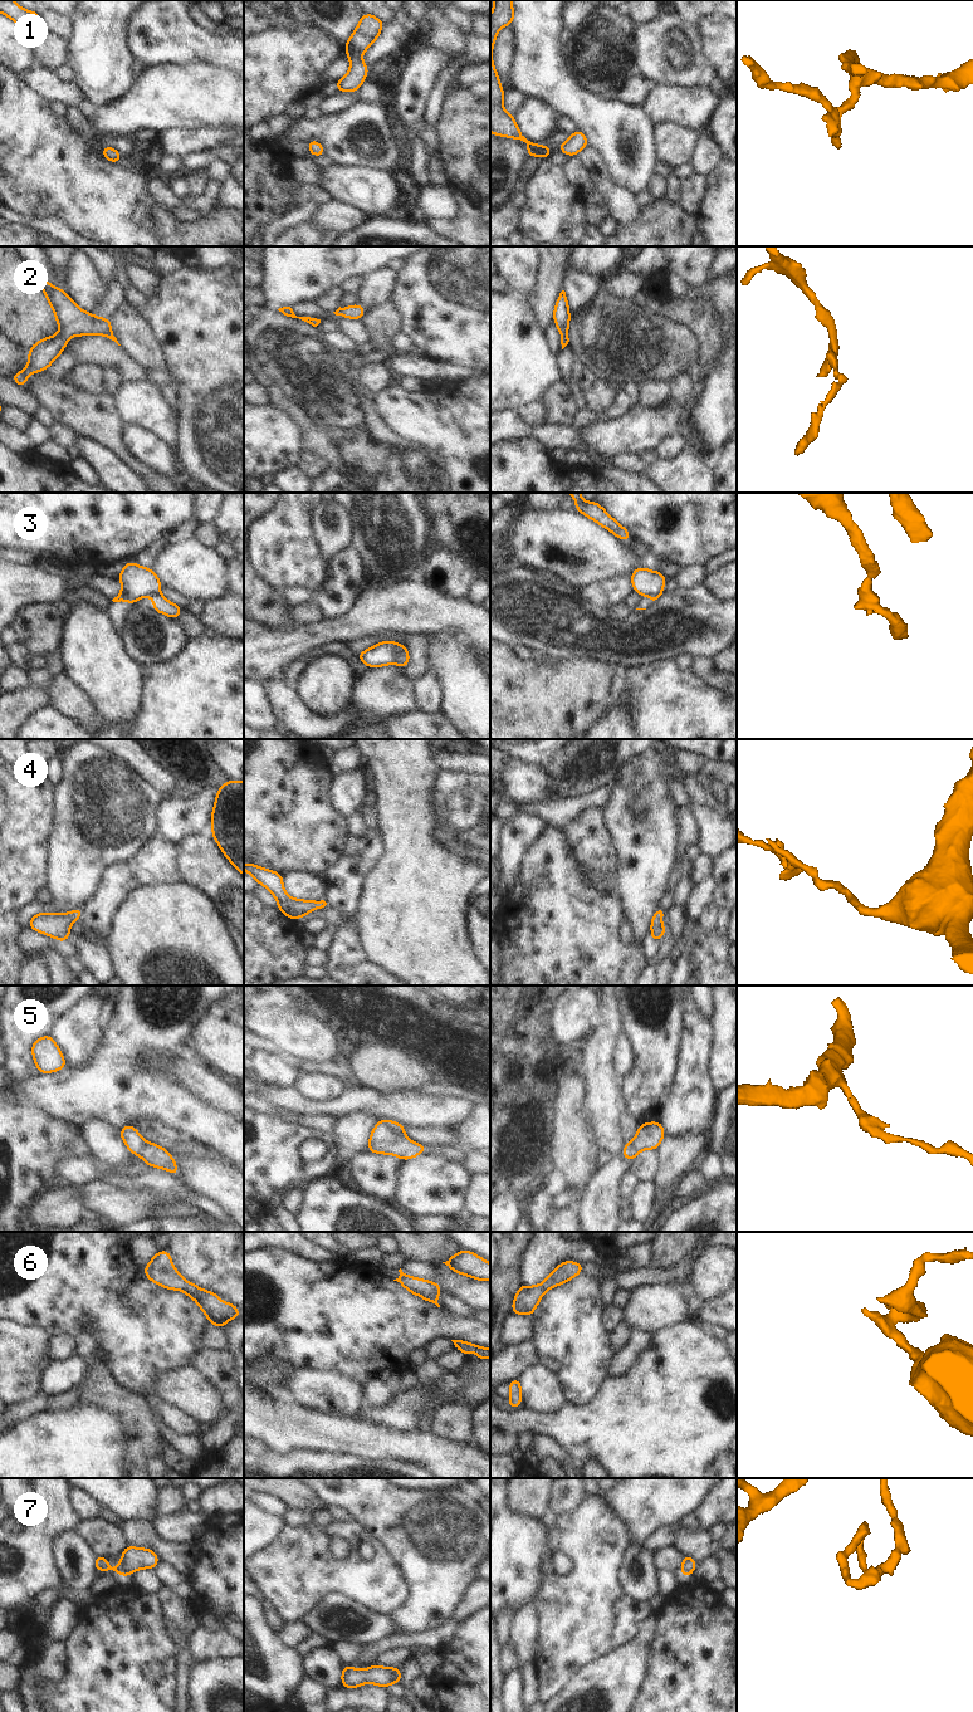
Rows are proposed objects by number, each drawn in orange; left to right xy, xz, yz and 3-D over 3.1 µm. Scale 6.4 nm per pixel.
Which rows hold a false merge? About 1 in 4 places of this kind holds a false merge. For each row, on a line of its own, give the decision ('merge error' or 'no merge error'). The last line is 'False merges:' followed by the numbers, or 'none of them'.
1: no merge error
2: no merge error
3: merge error
4: no merge error
5: merge error
6: no merge error
7: no merge error
False merges: 3, 5

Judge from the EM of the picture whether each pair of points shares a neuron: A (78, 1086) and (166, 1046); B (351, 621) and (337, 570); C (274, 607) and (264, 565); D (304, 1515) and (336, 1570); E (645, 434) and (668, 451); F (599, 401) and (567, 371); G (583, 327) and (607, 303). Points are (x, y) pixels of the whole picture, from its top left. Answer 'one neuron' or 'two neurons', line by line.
A: one neuron
B: two neurons
C: two neurons
D: two neurons
E: two neurons
F: two neurons
G: one neuron

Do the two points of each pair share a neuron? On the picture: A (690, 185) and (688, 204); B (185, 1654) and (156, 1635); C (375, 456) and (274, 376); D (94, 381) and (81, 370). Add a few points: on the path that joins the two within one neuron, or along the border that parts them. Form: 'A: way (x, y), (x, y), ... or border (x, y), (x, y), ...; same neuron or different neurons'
A: way (690, 190), (690, 199); same neuron
B: border (179, 1651), (175, 1658), (174, 1679); different neurons
C: way (350, 443), (299, 392); same neuron
D: way (91, 378), (84, 373); same neuron

